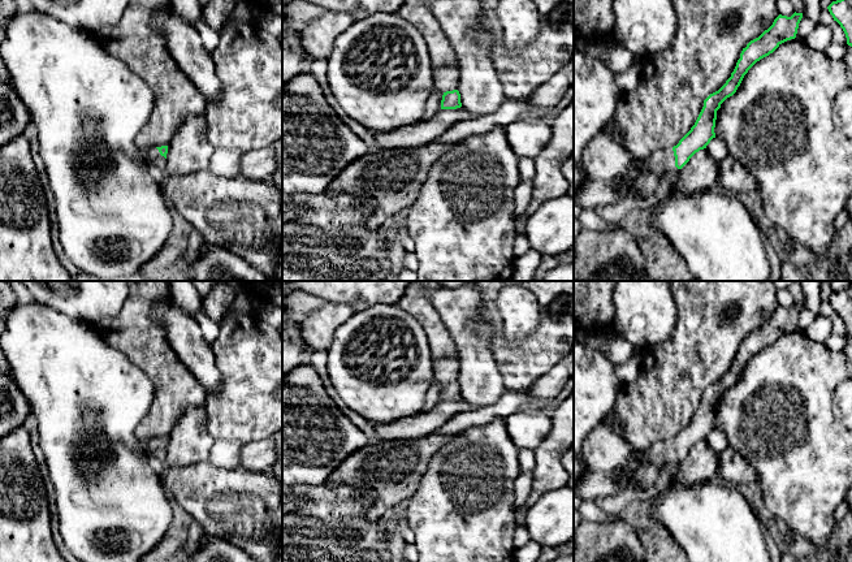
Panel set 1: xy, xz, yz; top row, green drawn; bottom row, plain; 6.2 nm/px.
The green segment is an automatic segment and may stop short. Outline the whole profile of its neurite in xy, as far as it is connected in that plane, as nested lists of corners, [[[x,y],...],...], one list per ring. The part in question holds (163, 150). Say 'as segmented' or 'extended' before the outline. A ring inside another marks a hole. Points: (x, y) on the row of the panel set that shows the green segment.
extended | [[[161,146],[161,147],[156,147],[156,148],[150,148],[143,155],[144,155],[144,160],[147,163],[157,165],[161,169],[164,169],[166,154],[168,154],[168,146]]]

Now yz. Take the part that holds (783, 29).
extended | [[[796,12],[791,17],[779,14],[767,30],[751,40],[743,48],[731,77],[704,100],[704,107],[691,130],[672,148],[658,150],[648,159],[633,161],[627,168],[626,182],[633,182],[648,169],[657,174],[675,168],[682,169],[696,152],[706,148],[715,138],[714,127],[721,104],[736,92],[744,75],[757,61],[773,53],[782,43],[796,38],[801,18],[803,13]]]

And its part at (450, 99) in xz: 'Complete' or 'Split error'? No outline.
Split error

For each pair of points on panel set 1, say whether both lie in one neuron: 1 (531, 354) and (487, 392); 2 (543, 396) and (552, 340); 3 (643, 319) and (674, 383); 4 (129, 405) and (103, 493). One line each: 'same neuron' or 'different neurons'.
1: different neurons
2: different neurons
3: different neurons
4: same neuron

